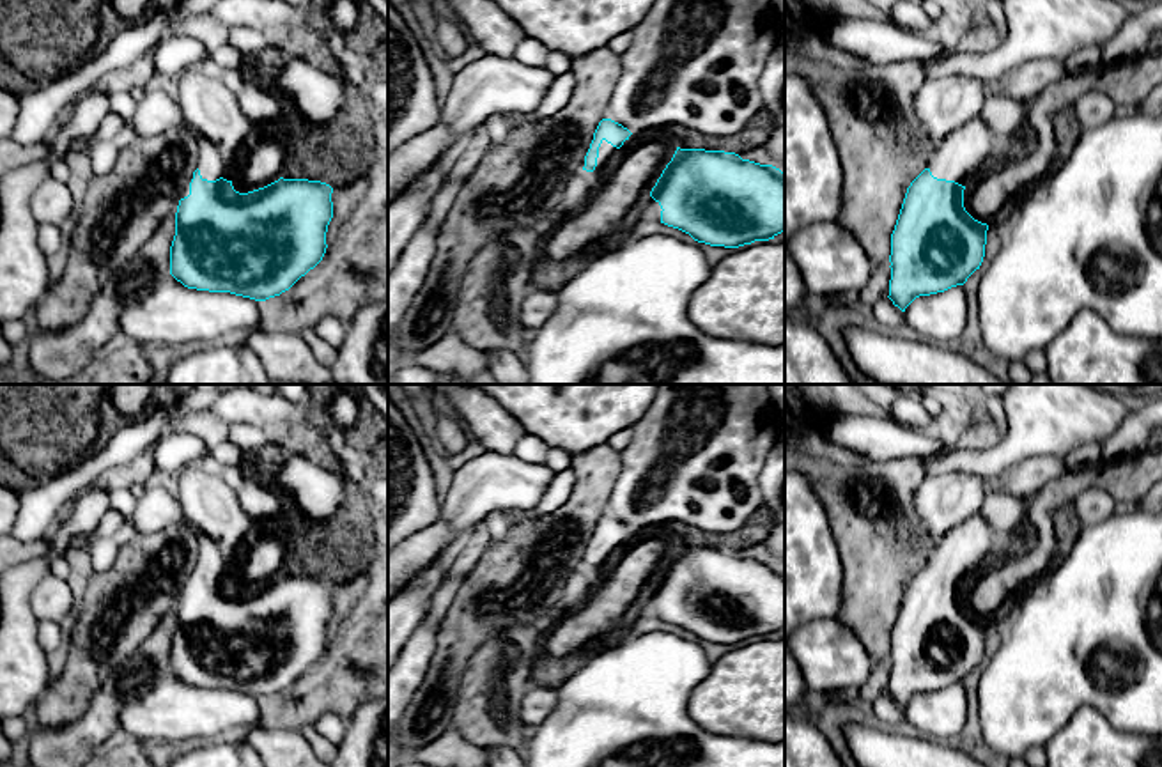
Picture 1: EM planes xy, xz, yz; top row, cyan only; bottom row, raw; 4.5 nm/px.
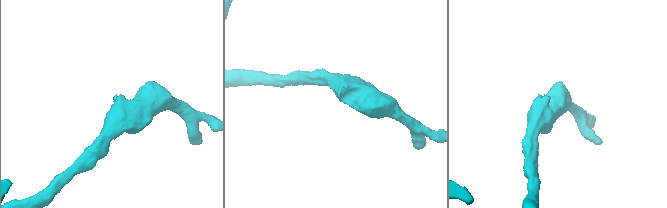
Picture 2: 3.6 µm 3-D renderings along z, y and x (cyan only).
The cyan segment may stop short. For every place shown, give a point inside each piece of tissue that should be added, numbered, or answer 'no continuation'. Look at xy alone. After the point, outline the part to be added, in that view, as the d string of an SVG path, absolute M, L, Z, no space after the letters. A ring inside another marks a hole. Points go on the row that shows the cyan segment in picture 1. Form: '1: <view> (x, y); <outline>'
1: xy (213, 163); M195 131L197 133L197 131ZM200 133L198 140L198 161L197 168L200 170L202 179L216 181L220 177L232 181L236 167L218 147L207 142Z

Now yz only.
1: yz (969, 149); M978 113L942 142L928 168L937 179L967 186L995 159L995 152L992 129Z

